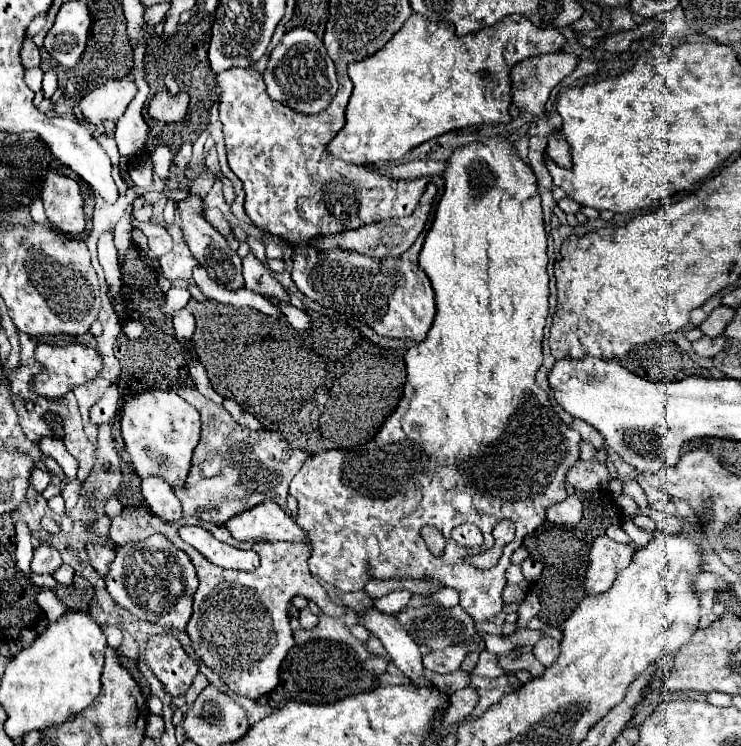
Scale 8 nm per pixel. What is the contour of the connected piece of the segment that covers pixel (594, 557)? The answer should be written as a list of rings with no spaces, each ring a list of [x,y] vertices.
[[[606,535],[598,537],[590,549],[590,567],[586,571],[584,587],[590,593],[606,593],[618,573],[630,565],[632,557],[634,549],[630,545],[616,543]]]

